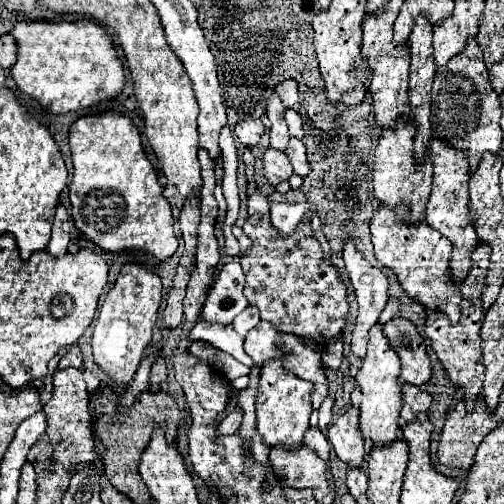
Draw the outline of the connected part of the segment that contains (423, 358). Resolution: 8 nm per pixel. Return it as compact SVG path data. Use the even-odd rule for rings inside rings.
M394 317L384 323L384 337L402 361L400 379L410 385L424 385L430 379L430 357L424 339L418 335L416 325L404 317Z

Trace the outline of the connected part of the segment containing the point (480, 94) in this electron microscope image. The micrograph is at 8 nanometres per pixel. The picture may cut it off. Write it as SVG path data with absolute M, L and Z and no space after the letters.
M468 39L468 47L452 57L448 67L436 71L432 85L432 135L442 143L468 151L470 171L478 167L480 157L490 151L500 153L502 131L500 131L500 97L490 85L486 65L482 61L482 51L476 39Z

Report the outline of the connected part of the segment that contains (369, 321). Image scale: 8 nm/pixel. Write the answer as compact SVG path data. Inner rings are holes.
M346 243L344 247L344 263L346 263L346 271L350 275L350 283L356 291L356 299L358 299L358 317L356 317L356 323L354 323L354 331L352 331L352 343L350 343L350 349L352 353L358 357L358 359L364 359L366 355L366 343L368 343L368 331L372 325L378 323L378 317L388 301L388 281L386 281L386 275L372 267L358 251L352 243Z

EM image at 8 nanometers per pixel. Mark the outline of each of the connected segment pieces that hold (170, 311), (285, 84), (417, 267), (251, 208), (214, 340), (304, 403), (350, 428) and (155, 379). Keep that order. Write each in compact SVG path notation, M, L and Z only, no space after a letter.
M174 279L174 285L168 293L168 301L164 309L164 327L170 331L180 327L182 323L182 299L186 293L186 285L188 285L188 279Z
M286 79L278 83L274 91L280 95L284 107L294 107L298 103L298 83L294 79Z
M380 207L376 215L370 221L370 231L372 231L372 243L374 243L374 253L376 259L392 269L398 277L398 283L402 289L418 301L426 311L436 311L444 313L452 325L458 323L460 319L460 291L458 285L452 283L450 279L450 251L452 243L444 239L436 229L428 227L426 221L420 221L418 225L406 225L400 223L406 217L406 207Z
M256 191L254 195L248 197L248 215L250 217L252 215L266 215L268 207L270 207L270 203L268 203L268 199L260 191Z
M198 321L198 323L192 327L190 337L194 337L194 339L204 339L204 341L212 343L214 347L230 353L234 359L238 359L240 363L244 363L244 365L248 365L248 367L254 365L254 361L246 355L244 347L242 347L242 341L244 341L244 339L242 339L240 335L236 335L236 331L234 331L232 325L226 325L226 327L224 327L224 325L206 325L206 323Z
M270 361L262 365L258 397L256 397L256 423L258 423L258 433L262 435L262 441L266 445L300 447L304 443L304 433L310 427L308 419L312 413L312 403L310 403L312 387L314 385L310 381L302 381L296 375L284 371L280 361Z
M348 407L342 415L328 425L326 437L334 447L338 459L352 467L360 467L364 461L364 441L358 431L358 407Z
M164 359L154 361L154 365L152 365L152 373L150 373L150 381L156 385L156 383L164 383L166 379L168 379L168 369L166 369Z

